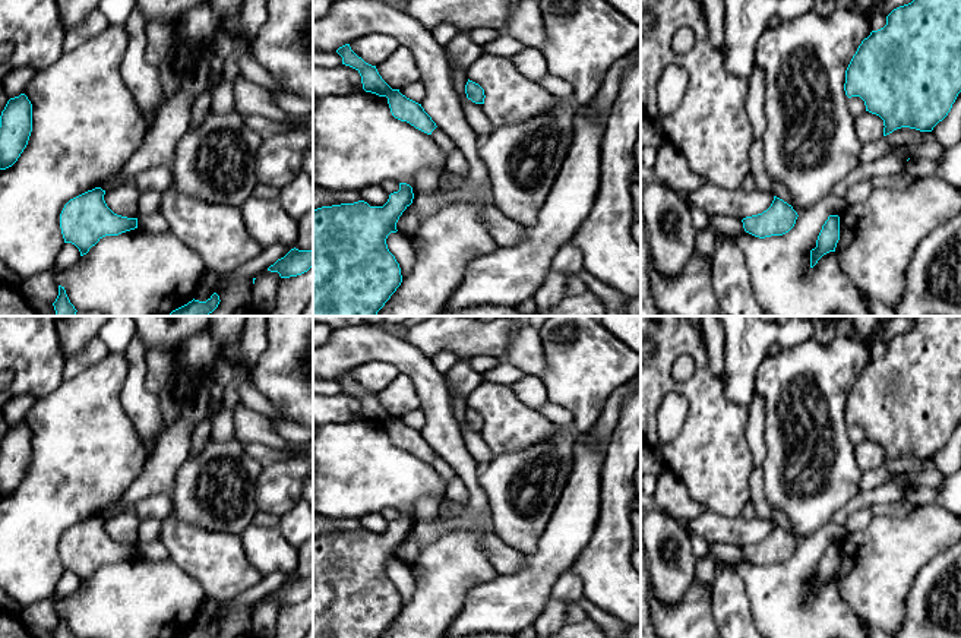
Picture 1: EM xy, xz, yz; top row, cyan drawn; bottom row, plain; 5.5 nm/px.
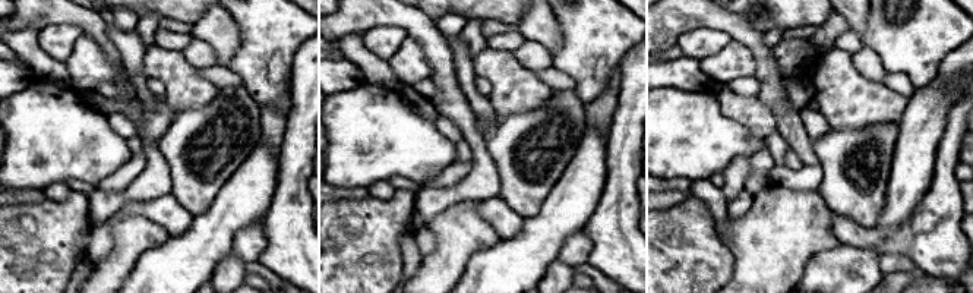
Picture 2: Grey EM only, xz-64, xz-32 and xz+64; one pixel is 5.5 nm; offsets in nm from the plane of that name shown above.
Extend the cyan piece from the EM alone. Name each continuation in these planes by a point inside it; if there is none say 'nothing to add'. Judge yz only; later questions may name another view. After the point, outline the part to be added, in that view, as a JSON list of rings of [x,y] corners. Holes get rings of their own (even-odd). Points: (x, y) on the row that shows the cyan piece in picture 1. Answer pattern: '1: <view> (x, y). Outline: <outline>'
nothing to add

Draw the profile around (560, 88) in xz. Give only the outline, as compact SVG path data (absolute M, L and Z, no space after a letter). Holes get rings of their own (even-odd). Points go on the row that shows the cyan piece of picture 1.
M547 75L537 83L557 98L563 98L563 100L569 100L569 101L572 101L572 98L573 98L573 86L569 82L566 82L565 79Z

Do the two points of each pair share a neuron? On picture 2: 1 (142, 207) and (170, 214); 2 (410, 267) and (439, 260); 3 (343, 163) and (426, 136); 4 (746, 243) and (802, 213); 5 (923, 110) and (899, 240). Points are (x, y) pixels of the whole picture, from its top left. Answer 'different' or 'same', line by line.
1: same
2: different
3: same
4: same
5: different

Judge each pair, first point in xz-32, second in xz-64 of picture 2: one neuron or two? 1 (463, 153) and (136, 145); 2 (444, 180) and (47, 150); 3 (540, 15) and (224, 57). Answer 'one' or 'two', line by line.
1: one
2: two
3: one

